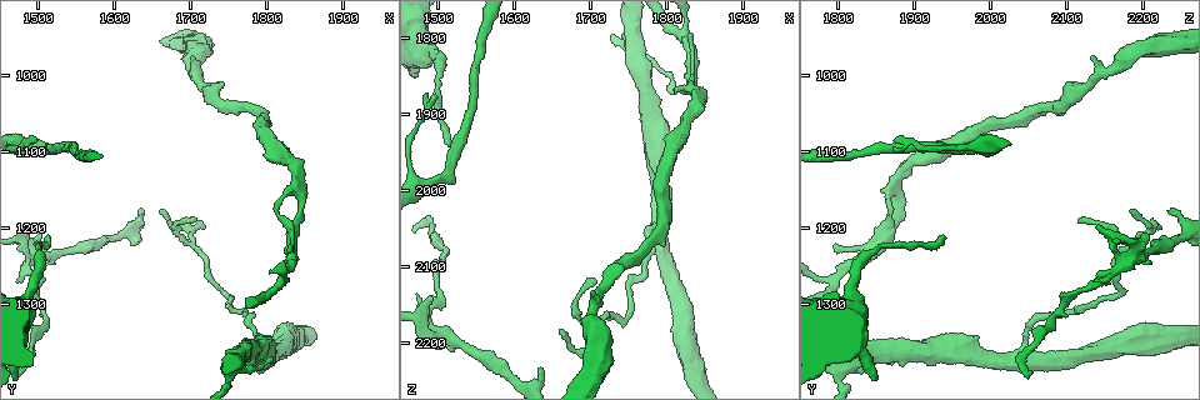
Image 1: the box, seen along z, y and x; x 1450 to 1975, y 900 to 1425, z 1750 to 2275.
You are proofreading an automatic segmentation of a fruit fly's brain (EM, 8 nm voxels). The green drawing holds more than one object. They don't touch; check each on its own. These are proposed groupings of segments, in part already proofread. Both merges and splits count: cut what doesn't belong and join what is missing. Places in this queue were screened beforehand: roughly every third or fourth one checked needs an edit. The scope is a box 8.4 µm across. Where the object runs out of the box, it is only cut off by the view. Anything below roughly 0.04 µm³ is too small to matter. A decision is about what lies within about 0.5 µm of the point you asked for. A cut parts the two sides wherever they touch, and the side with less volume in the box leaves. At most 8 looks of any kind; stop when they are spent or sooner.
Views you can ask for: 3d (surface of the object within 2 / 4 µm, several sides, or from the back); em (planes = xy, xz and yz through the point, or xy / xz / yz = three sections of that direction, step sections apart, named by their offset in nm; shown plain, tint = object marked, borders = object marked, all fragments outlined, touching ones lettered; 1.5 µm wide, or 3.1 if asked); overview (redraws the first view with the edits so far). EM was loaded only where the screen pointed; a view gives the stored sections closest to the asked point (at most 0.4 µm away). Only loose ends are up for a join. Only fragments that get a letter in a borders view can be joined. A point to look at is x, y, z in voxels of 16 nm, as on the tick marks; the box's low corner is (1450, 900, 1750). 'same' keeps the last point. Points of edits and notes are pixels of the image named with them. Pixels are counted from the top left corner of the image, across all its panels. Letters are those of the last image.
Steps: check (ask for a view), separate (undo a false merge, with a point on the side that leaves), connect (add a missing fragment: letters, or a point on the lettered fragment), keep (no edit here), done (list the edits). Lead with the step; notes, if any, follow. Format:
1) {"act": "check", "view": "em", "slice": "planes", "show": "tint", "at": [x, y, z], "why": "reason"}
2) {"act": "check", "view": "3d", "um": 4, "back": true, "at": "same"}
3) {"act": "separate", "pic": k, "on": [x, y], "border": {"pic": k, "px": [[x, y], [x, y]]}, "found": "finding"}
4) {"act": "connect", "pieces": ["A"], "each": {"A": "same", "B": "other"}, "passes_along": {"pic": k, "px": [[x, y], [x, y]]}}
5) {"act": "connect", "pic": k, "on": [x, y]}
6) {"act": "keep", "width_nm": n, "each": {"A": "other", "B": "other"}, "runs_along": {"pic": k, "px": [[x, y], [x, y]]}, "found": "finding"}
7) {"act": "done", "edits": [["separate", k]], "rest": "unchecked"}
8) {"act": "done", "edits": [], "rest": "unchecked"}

{"act": "check", "view": "3d", "um": 4, "at": [1515, 1210, 1935], "why": "end of a long branch"}

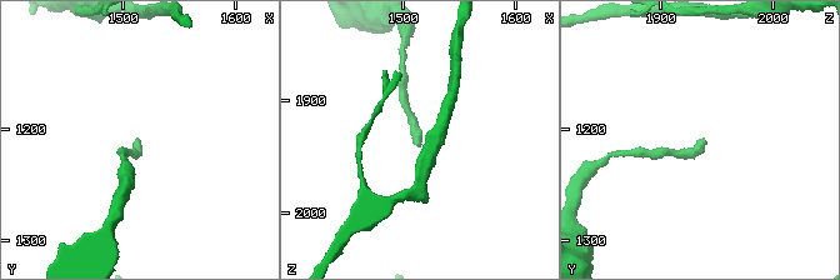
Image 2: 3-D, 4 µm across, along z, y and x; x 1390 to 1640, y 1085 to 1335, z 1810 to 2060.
{"act": "check", "view": "em", "slice": "xy", "step": 8, "show": "tint", "at": [1512, 1212, 1942], "why": "need the tissue"}

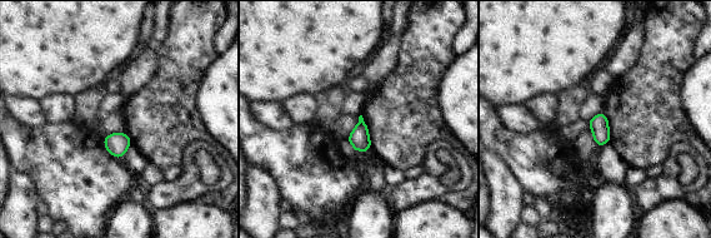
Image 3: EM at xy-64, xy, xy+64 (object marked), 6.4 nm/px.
{"act": "check", "view": "em", "slice": "planes", "show": "borders", "at": "same"}

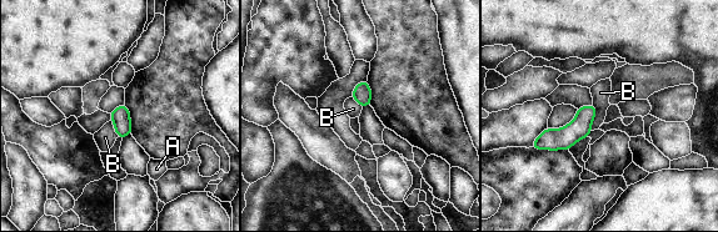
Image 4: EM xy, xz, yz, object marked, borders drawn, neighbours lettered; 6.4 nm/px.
{"act": "keep", "each": {"A": "other", "B": "other"}, "border": {"pic": 4, "px": [[593, 104], [596, 117], [591, 130]]}, "found": "none of them fits"}

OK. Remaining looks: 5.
{"act": "check", "view": "em", "slice": "xy", "step": 4, "show": "tint", "at": [1490, 1195, 2140], "why": "an open end"}

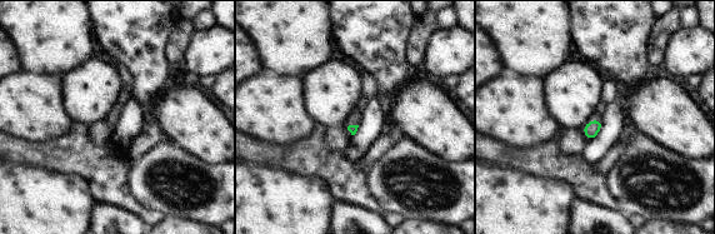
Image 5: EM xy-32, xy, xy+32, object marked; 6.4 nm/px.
{"act": "check", "view": "em", "slice": "planes", "show": "borders", "at": "same", "why": "another direction"}

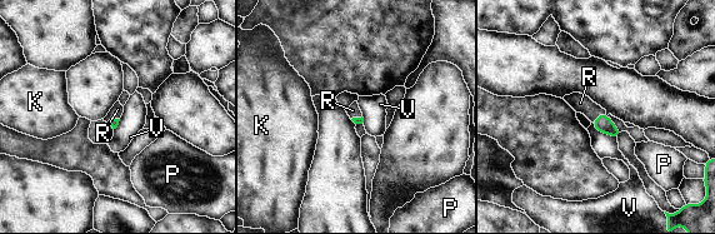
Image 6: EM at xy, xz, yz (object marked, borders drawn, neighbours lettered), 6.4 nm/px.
{"act": "connect", "pieces": ["R"], "longest_contact_nm": ["V", 200], "each": {"K": "other", "P": "other", "R": "same", "V": "other"}, "found": "it goes on there"}

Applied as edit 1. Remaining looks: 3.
{"act": "check", "view": "3d", "um": 2, "at": [1810, 1375, 1875], "why": "thin end"}

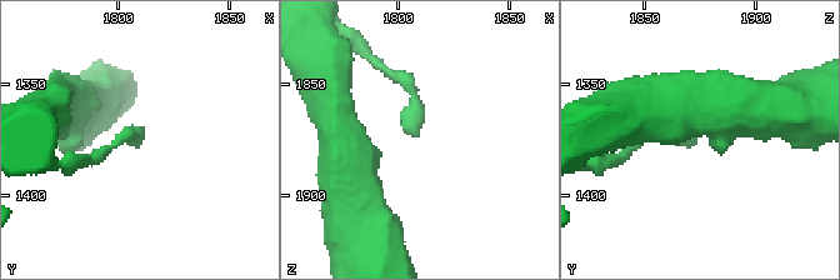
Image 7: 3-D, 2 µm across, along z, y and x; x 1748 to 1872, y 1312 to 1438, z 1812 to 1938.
{"act": "check", "view": "em", "slice": "planes", "show": "borders", "at": [1808, 1376, 1874], "why": "now the EM"}

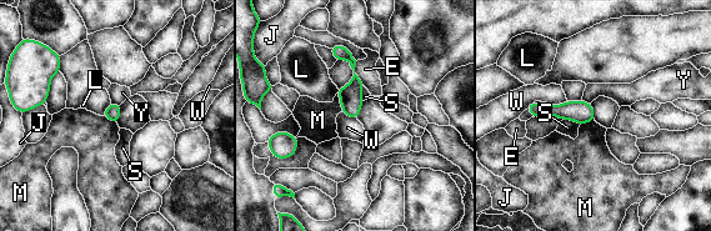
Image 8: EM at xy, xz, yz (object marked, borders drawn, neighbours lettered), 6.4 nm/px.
{"act": "keep", "each": {"E": "other", "J": "other", "L": "other", "M": "other", "S": "other", "W": "other", "Y": "other"}, "border": {"pic": 8, "px": [[567, 101], [560, 105], [546, 105]]}, "found": "no lettered fragment goes on from it"}

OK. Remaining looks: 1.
{"act": "done", "edits": [["connect", 6]], "rest": "unchecked"}

